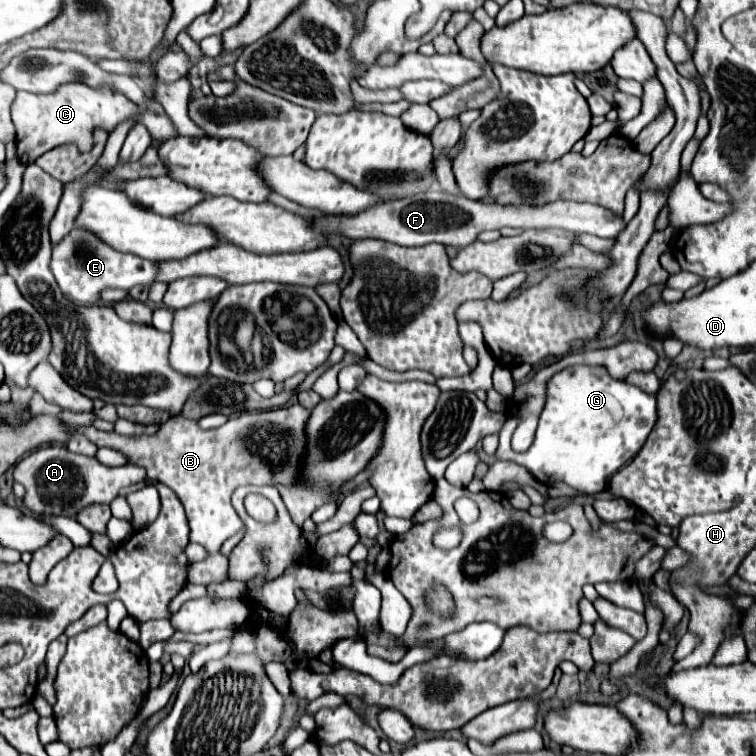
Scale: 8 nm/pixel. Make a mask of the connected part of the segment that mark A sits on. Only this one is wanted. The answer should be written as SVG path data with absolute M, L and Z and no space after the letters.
M51 445L51 447L39 447L37 451L33 451L31 455L27 455L25 459L21 459L15 467L13 467L13 479L17 483L21 483L27 493L25 493L25 505L37 513L37 515L67 515L67 517L75 517L79 509L83 509L85 505L91 503L109 503L111 499L117 497L117 491L123 487L129 487L137 481L145 479L145 471L141 467L135 465L121 465L121 467L107 467L103 463L99 463L95 457L85 457L85 455L77 455L67 451L67 447L63 445Z

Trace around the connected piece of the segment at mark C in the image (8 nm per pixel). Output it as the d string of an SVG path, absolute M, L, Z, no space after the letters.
M87 85L59 87L53 95L31 95L19 91L11 105L11 117L17 129L17 157L23 165L31 165L49 149L91 135L93 127L103 127L107 131L117 127L127 119L127 115L135 115L133 101L125 95L115 95L113 91L95 91Z

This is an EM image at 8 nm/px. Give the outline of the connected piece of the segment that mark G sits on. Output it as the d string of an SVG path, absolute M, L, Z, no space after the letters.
M567 367L549 381L545 407L533 445L525 453L511 451L511 435L519 421L507 419L499 431L497 459L523 465L543 485L565 481L573 489L595 495L607 489L613 473L629 463L657 421L657 399L635 385L613 379L603 367Z

